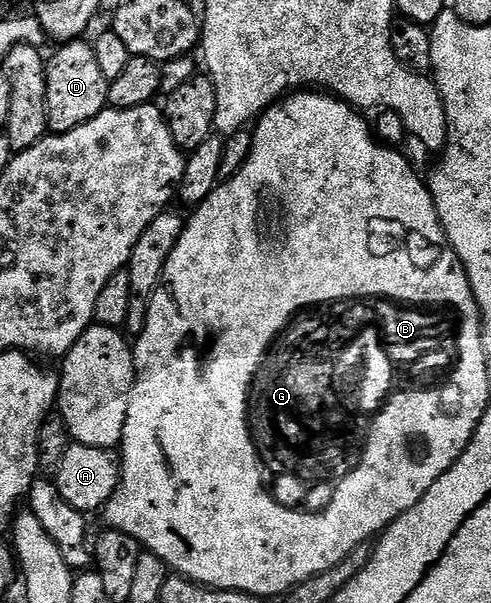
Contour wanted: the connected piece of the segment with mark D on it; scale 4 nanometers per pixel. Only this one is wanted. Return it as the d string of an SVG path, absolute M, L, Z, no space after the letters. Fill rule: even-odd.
M89 40L68 41L57 46L58 54L46 63L48 83L48 103L46 104L46 124L51 134L67 133L84 123L88 123L107 108L110 82L100 72L96 63L96 51Z

